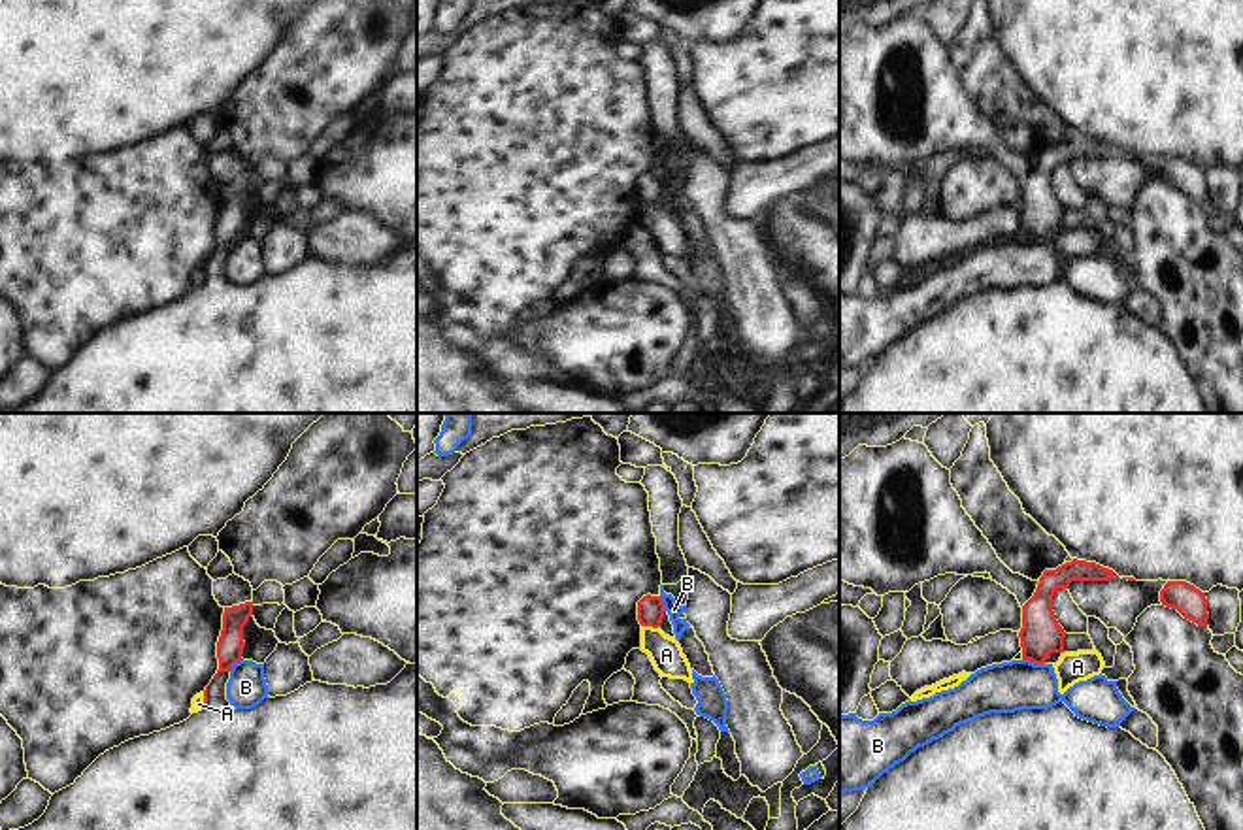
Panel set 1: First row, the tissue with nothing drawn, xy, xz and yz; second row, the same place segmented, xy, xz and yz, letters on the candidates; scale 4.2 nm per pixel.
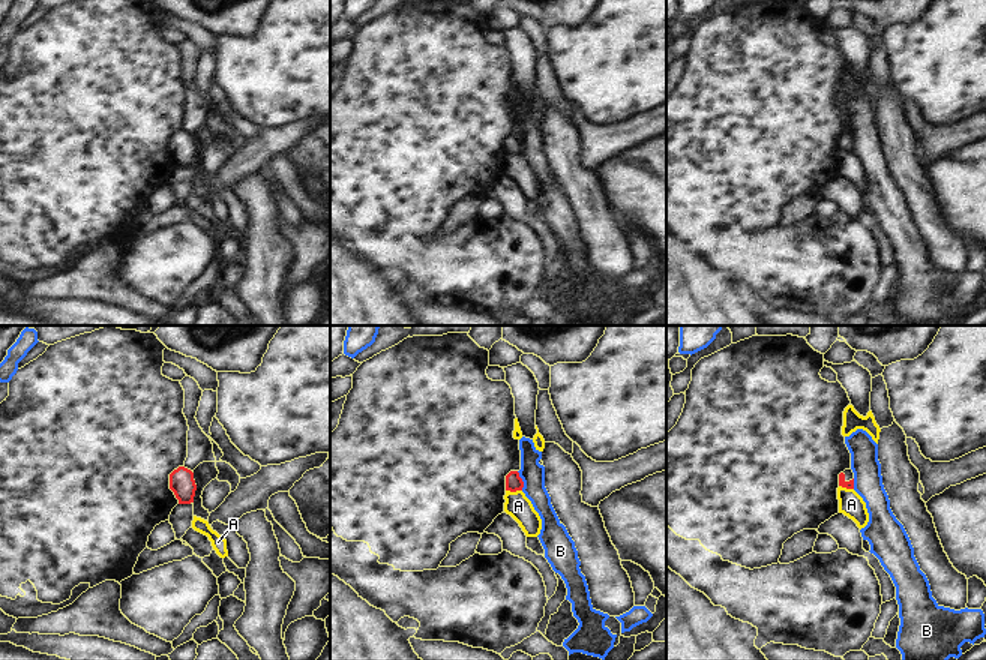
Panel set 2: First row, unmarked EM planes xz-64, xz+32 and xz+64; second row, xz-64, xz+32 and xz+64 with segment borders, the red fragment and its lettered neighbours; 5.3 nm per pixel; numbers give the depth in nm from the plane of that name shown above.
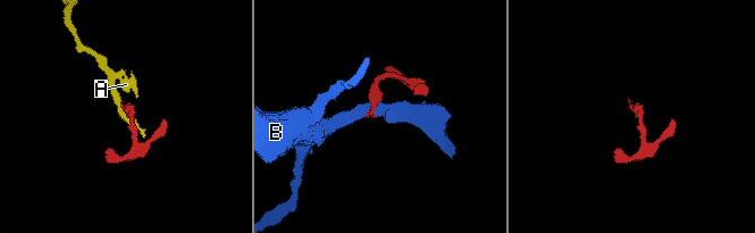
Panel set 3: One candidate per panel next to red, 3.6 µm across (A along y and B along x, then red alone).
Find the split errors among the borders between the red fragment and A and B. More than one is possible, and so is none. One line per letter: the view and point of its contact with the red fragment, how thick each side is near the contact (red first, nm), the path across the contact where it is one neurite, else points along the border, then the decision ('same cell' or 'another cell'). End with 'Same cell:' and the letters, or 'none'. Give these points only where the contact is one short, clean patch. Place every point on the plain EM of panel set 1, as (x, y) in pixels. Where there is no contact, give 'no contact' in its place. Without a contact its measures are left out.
A: meets red in xz at (651, 202); 110 nm thick on the red side, 140 nm on the other; border along xz (642, 202), (659, 204); another cell
B: meets red in yz at (1034, 240); 170 nm thick on the red side, 220 nm on the other; border along yz (1023, 236), (1044, 242); another cell
Same cell: none

